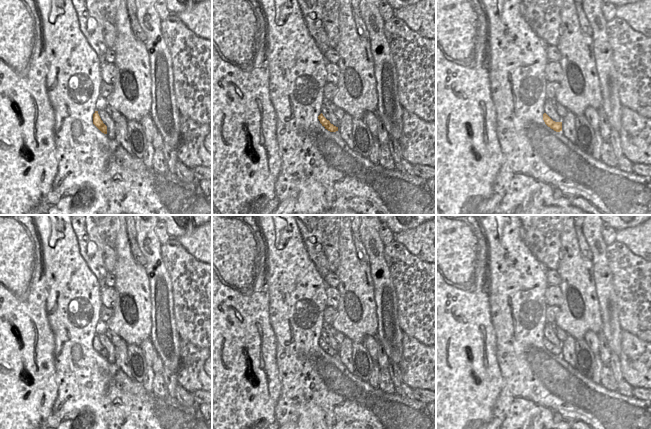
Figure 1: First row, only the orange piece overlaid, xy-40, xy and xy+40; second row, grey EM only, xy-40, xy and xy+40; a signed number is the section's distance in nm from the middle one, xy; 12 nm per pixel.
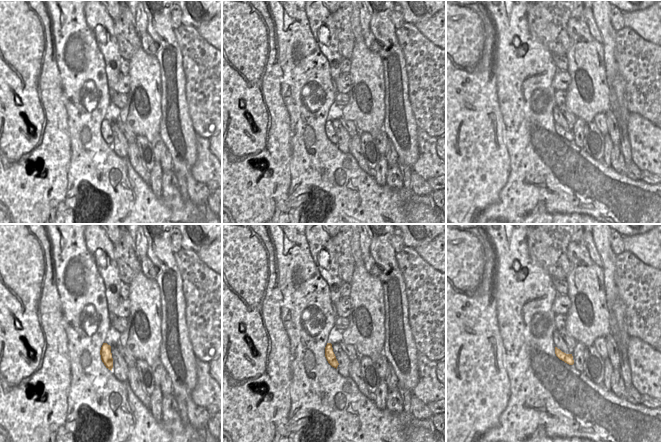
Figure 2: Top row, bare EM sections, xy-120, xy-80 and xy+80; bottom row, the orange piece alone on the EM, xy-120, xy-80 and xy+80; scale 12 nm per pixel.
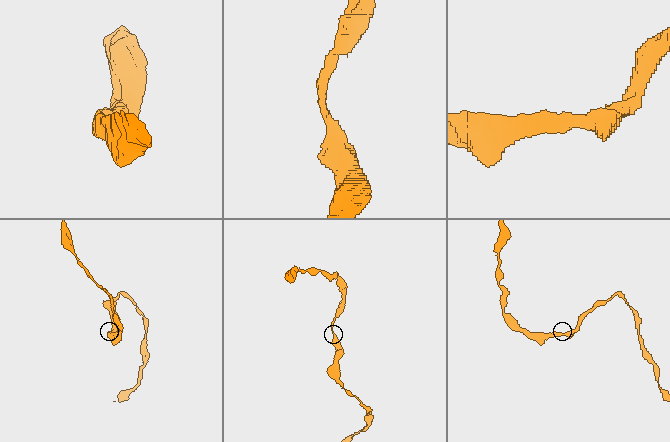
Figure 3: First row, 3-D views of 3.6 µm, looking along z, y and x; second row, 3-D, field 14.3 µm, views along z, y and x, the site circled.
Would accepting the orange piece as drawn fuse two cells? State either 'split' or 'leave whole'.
leave whole

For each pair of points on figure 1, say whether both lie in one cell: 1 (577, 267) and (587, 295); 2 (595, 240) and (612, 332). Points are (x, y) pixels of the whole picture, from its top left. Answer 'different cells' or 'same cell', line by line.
1: same cell
2: same cell

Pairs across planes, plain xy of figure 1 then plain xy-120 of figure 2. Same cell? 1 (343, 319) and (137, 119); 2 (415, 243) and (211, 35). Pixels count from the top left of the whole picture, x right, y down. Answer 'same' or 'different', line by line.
1: same
2: same

